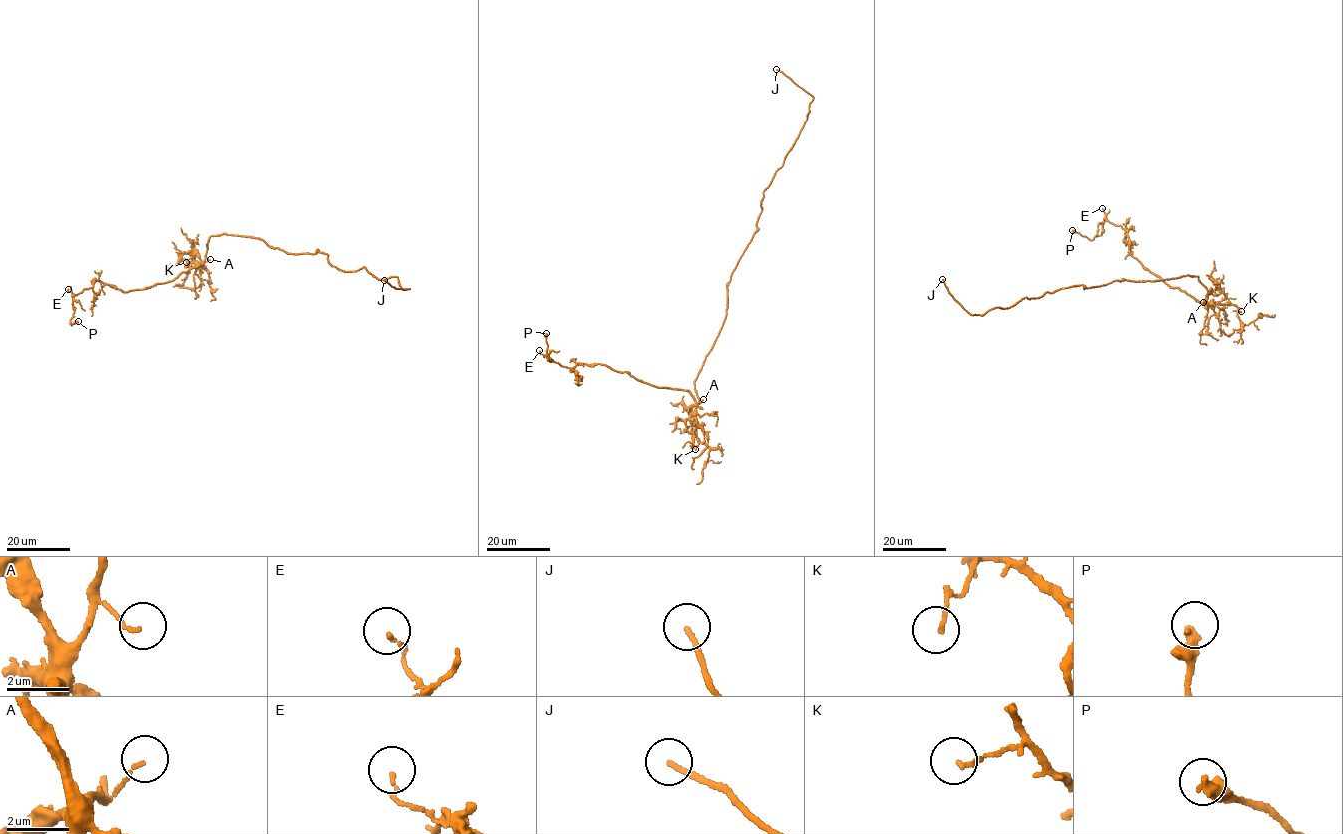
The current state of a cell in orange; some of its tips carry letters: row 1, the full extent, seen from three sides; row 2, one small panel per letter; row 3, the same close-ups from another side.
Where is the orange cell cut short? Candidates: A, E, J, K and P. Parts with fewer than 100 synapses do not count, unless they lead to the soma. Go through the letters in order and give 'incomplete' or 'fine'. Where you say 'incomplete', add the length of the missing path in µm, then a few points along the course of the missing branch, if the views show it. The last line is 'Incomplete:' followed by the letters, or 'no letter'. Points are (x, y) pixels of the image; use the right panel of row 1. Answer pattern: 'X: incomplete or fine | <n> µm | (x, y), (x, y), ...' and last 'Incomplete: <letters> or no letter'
A: fine
E: fine
J: incomplete | 15 µm | (942, 279), (936, 243)
K: fine
P: fine
Incomplete: J

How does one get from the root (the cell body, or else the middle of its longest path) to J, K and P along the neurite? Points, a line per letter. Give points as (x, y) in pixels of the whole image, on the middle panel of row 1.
J: (719, 335), (726, 311), (726, 285), (756, 230), (764, 189), (793, 146), (806, 120), (813, 98), (776, 69)
K: (719, 335), (694, 382), (700, 403), (695, 410), (695, 434), (699, 442), (695, 449)
P: (719, 335), (694, 382), (699, 403), (688, 391), (657, 387), (603, 364), (562, 367), (547, 359), (546, 333)

